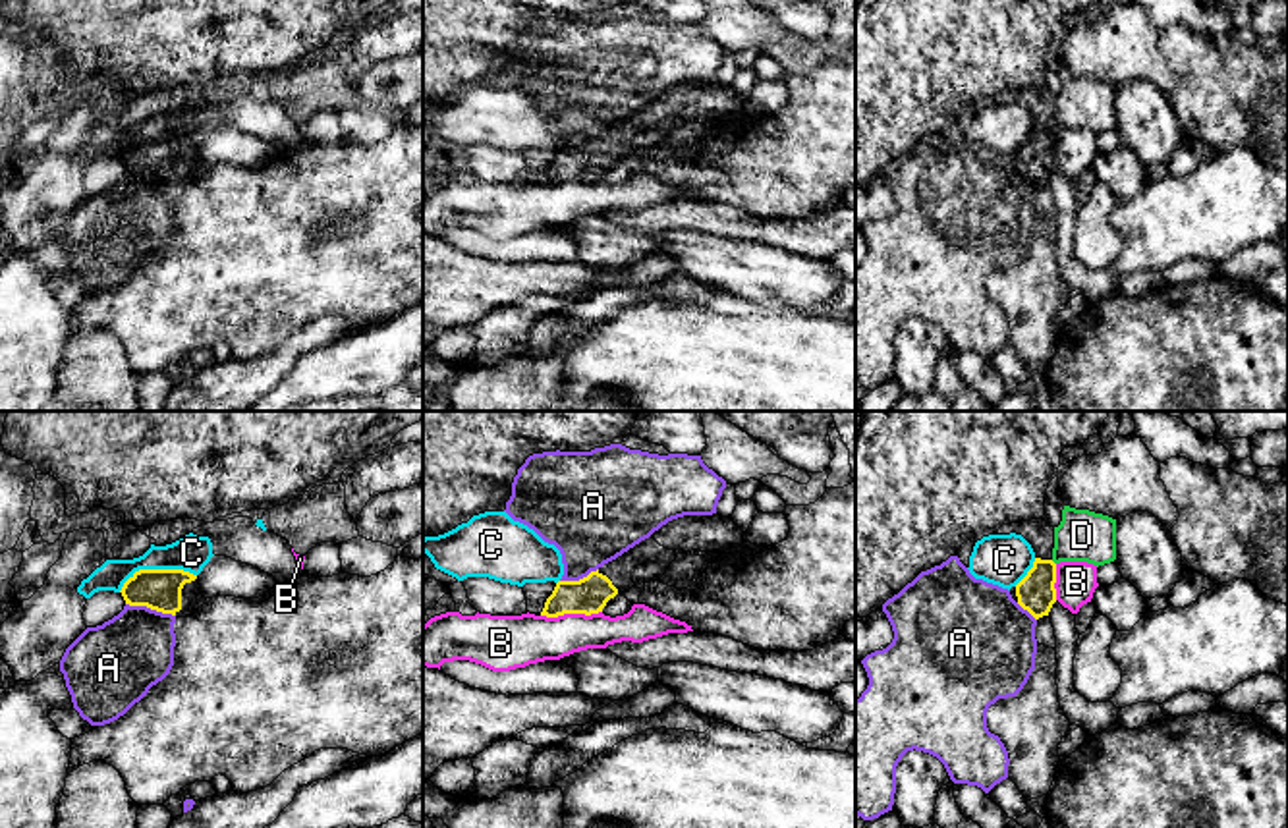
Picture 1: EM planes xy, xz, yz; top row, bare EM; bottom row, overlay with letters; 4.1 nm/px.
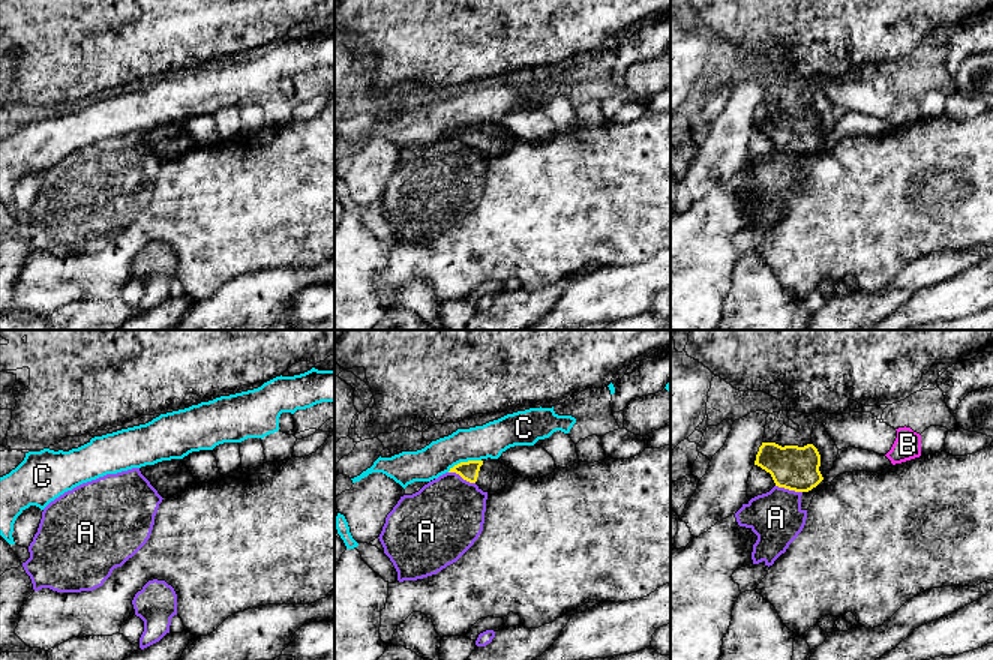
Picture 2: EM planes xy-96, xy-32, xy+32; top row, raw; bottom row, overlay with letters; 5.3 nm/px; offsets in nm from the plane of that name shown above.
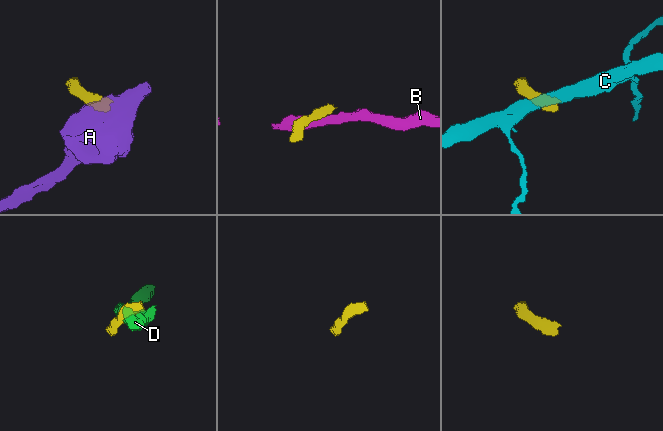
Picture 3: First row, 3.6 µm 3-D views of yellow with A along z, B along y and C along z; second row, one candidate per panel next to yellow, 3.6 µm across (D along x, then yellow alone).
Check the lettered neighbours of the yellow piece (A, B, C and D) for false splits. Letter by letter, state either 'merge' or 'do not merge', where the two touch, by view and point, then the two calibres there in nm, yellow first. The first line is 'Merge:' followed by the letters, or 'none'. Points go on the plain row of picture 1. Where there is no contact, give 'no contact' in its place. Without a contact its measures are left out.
Merge: none
A: do not merge; contact xy (151, 176); calibres 180 and 340 nm
B: do not merge; contact xz (570, 180); calibres 160 and 220 nm
C: do not merge; contact xy (155, 138); calibres 180 and 150 nm
D: do not merge; contact yz (1053, 130); calibres 160 and 220 nm

